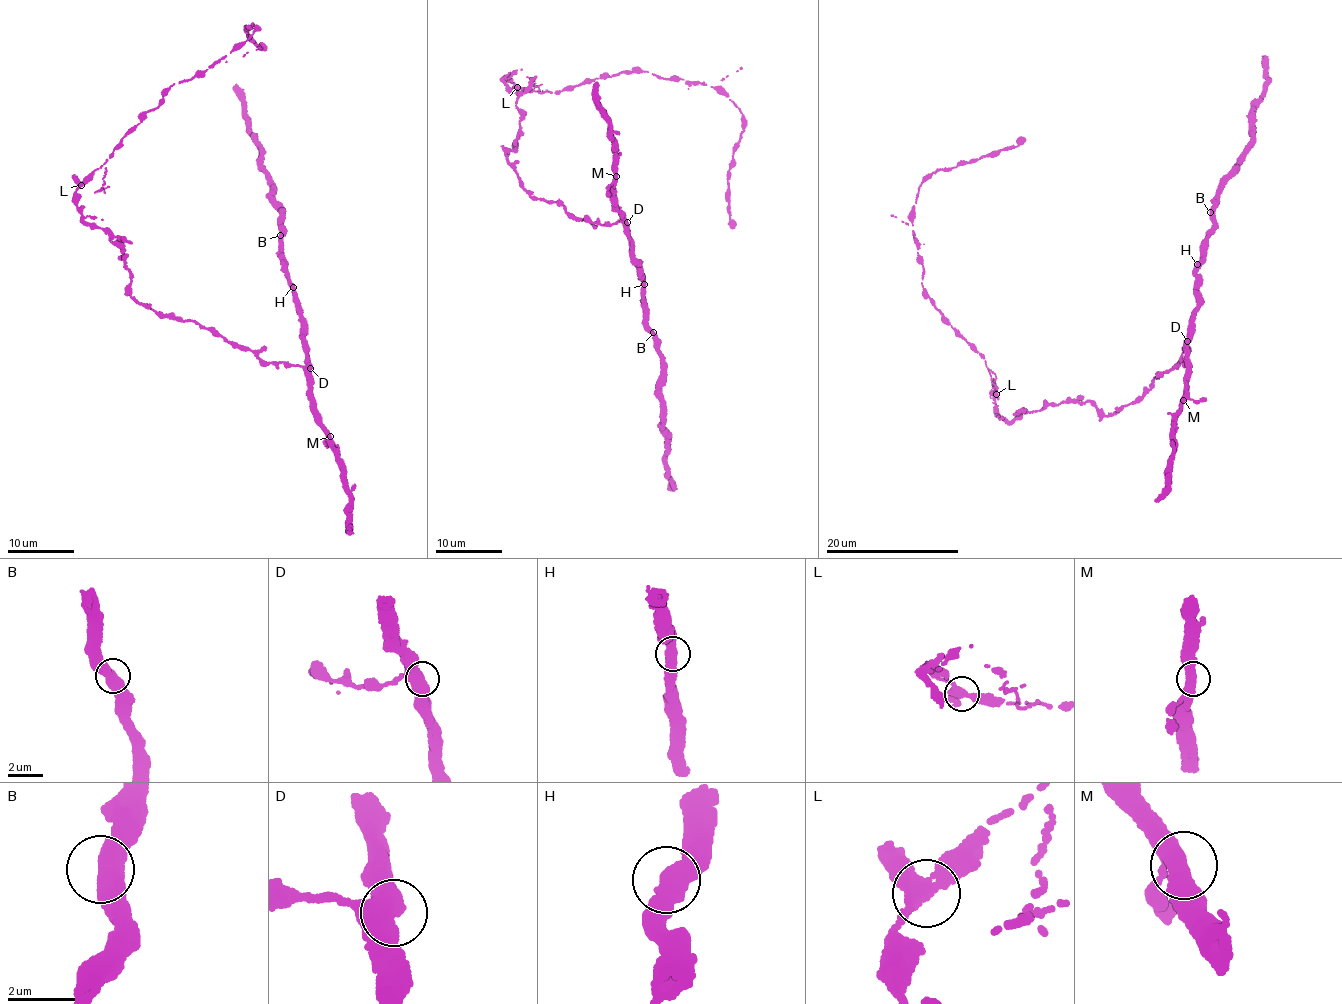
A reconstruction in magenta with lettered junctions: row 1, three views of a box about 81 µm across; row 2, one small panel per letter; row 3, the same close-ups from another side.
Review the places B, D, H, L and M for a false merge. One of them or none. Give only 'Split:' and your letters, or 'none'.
Split: L

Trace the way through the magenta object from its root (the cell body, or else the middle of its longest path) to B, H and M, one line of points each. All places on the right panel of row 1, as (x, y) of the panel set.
B: (1134, 401), (1160, 372), (1188, 358), (1195, 266), (1213, 225), (1210, 212)
H: (1134, 401), (1142, 399), (1160, 372), (1188, 358), (1185, 345), (1193, 333), (1197, 264)
M: (1134, 401), (1142, 399), (1160, 372), (1170, 369), (1178, 360), (1186, 360), (1186, 344), (1183, 400)

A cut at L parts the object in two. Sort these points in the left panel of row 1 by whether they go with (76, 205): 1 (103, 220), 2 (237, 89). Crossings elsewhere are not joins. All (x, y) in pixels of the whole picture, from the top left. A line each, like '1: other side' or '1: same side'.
1: same side
2: same side

